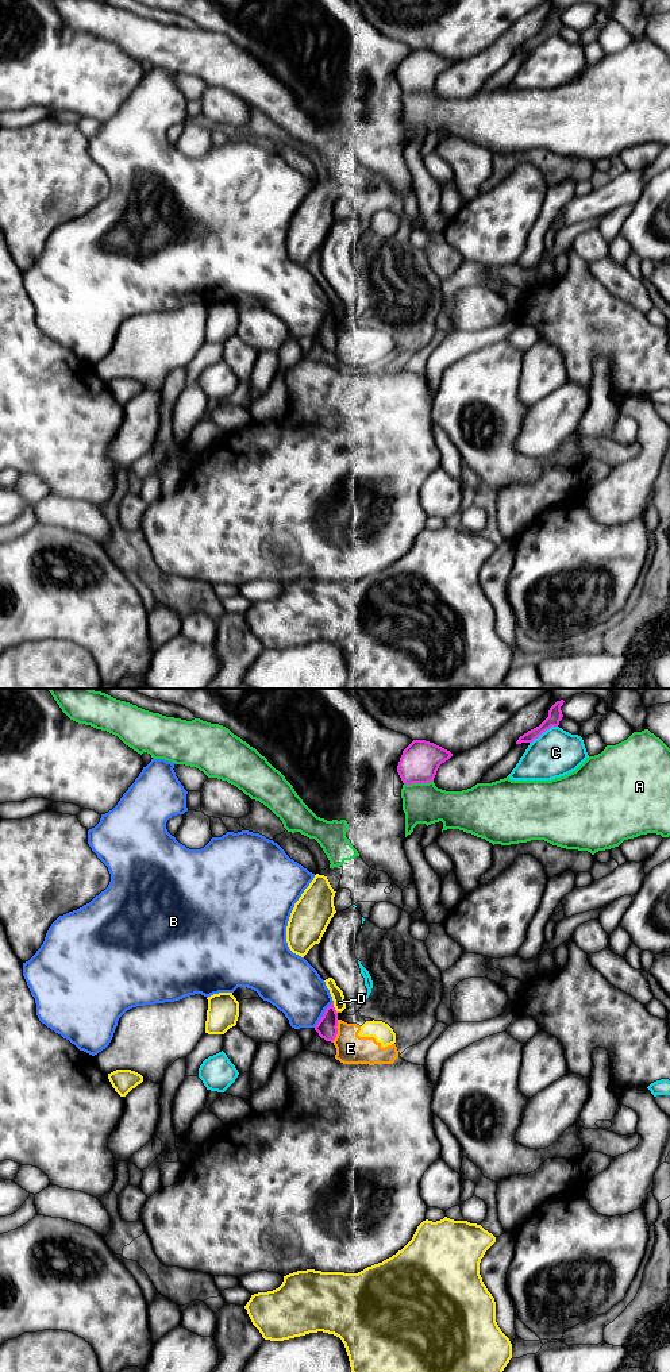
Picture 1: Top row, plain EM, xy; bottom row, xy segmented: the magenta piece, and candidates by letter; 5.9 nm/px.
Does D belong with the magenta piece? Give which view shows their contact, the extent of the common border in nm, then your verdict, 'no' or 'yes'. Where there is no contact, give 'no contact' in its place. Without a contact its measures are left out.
contact in xy; length 60 nm; no

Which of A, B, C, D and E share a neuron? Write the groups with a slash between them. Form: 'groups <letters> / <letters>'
groups A / B / C / D / E

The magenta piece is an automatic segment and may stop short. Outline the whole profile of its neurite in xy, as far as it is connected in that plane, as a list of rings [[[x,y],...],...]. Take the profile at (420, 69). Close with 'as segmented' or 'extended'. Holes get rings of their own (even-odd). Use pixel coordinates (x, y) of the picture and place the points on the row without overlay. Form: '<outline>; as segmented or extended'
[[[413,49],[400,66],[397,81],[405,93],[432,90],[439,74],[453,62],[434,51]]]; as segmented

